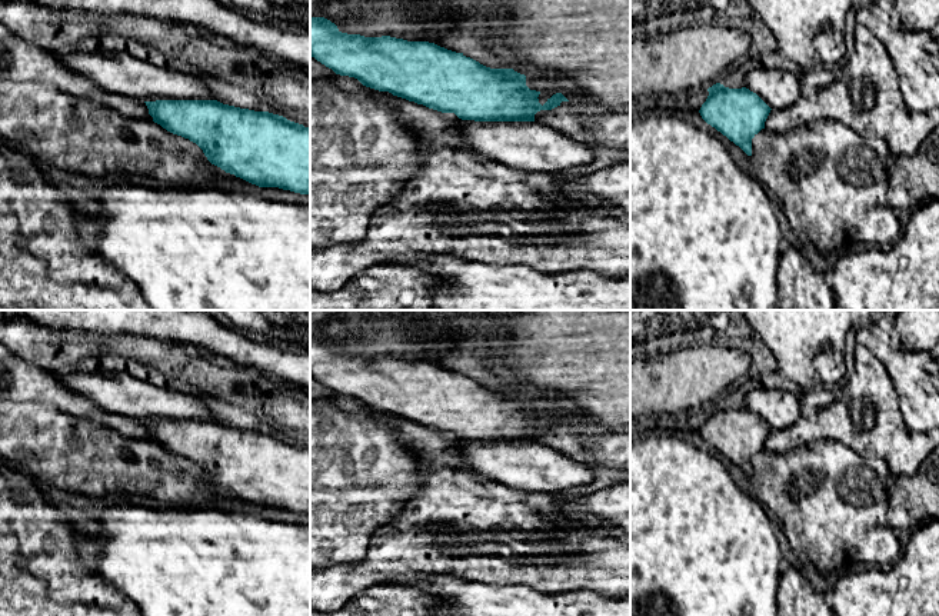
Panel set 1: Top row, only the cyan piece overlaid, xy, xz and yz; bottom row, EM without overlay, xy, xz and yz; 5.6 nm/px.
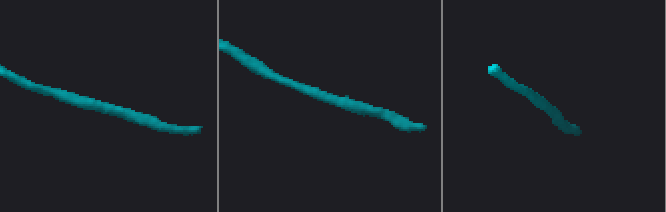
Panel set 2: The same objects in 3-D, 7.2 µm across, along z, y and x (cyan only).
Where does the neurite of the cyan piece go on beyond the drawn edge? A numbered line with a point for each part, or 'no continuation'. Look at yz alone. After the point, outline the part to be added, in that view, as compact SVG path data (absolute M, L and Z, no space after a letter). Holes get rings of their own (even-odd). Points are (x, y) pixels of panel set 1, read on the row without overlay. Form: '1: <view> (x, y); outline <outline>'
1: yz (778, 409); outline M772 384L752 389L745 397L745 407L756 413L770 429L792 427L800 414L800 399Z

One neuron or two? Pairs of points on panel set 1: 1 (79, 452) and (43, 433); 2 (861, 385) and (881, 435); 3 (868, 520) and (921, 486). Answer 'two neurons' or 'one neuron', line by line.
1: one neuron
2: one neuron
3: two neurons

